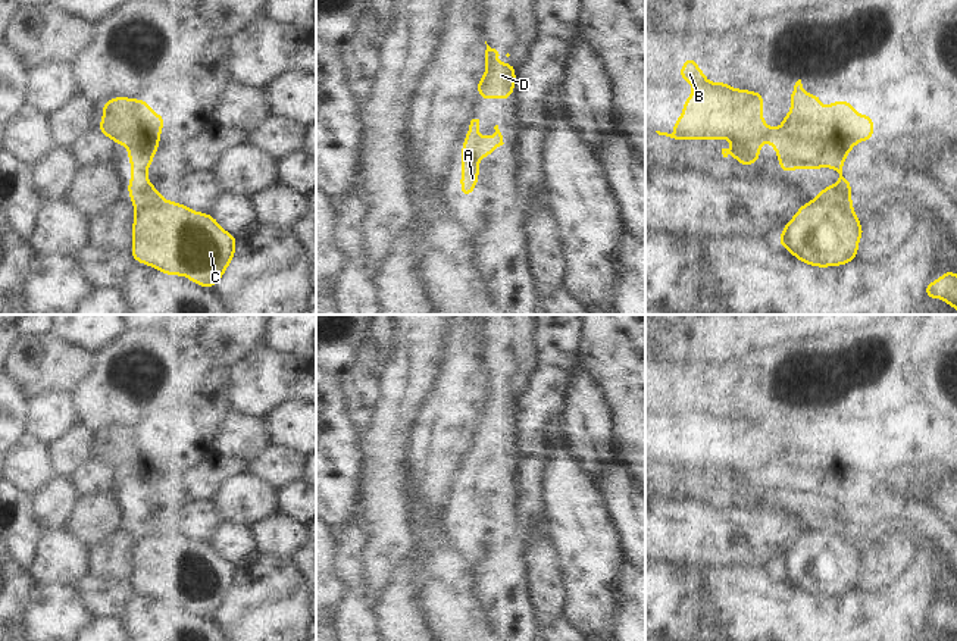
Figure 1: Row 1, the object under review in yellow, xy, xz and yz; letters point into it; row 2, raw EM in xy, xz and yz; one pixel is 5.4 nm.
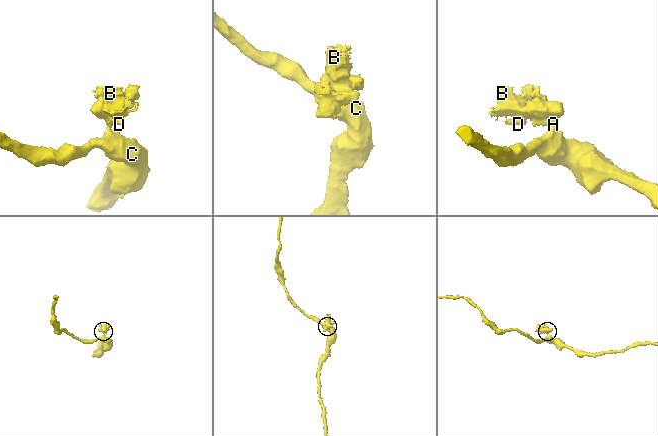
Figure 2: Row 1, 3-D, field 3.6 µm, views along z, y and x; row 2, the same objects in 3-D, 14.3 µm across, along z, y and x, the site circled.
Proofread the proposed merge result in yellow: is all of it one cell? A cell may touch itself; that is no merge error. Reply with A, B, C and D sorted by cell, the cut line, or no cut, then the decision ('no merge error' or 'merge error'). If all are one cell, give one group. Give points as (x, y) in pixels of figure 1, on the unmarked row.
A B D / C | xy (147, 494), (133, 499) | merge error

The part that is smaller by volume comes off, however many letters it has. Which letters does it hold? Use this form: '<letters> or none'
A, B, D

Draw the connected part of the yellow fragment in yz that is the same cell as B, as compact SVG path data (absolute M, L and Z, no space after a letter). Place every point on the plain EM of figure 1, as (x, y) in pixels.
M685 385L684 388L678 407L692 415L692 425L682 428L684 438L673 451L673 462L656 460L659 465L685 470L729 468L735 475L722 478L723 487L731 482L745 497L760 493L761 472L770 470L773 481L778 482L781 503L788 503L791 498L797 501L801 497L809 501L820 497L842 497L854 475L860 470L875 470L875 448L872 444L863 443L857 445L856 435L847 429L829 431L829 437L822 438L820 423L809 425L801 409L795 412L794 419L789 422L791 440L782 445L782 456L772 457L763 450L763 431L766 428L763 422L736 419L726 410L714 413L704 406L704 398L697 395L694 385Z

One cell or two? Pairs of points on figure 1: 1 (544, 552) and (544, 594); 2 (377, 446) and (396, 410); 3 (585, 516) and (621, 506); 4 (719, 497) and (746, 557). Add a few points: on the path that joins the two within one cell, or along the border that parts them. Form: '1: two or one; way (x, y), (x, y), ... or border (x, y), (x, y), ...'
1: one; way (544, 562), (544, 584)
2: one; way (385, 437), (391, 419)
3: two; border (597, 485), (606, 499), (624, 541)
4: two; border (690, 497), (722, 509)

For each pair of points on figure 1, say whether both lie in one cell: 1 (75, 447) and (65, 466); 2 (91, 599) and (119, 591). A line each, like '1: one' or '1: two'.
1: one
2: one

